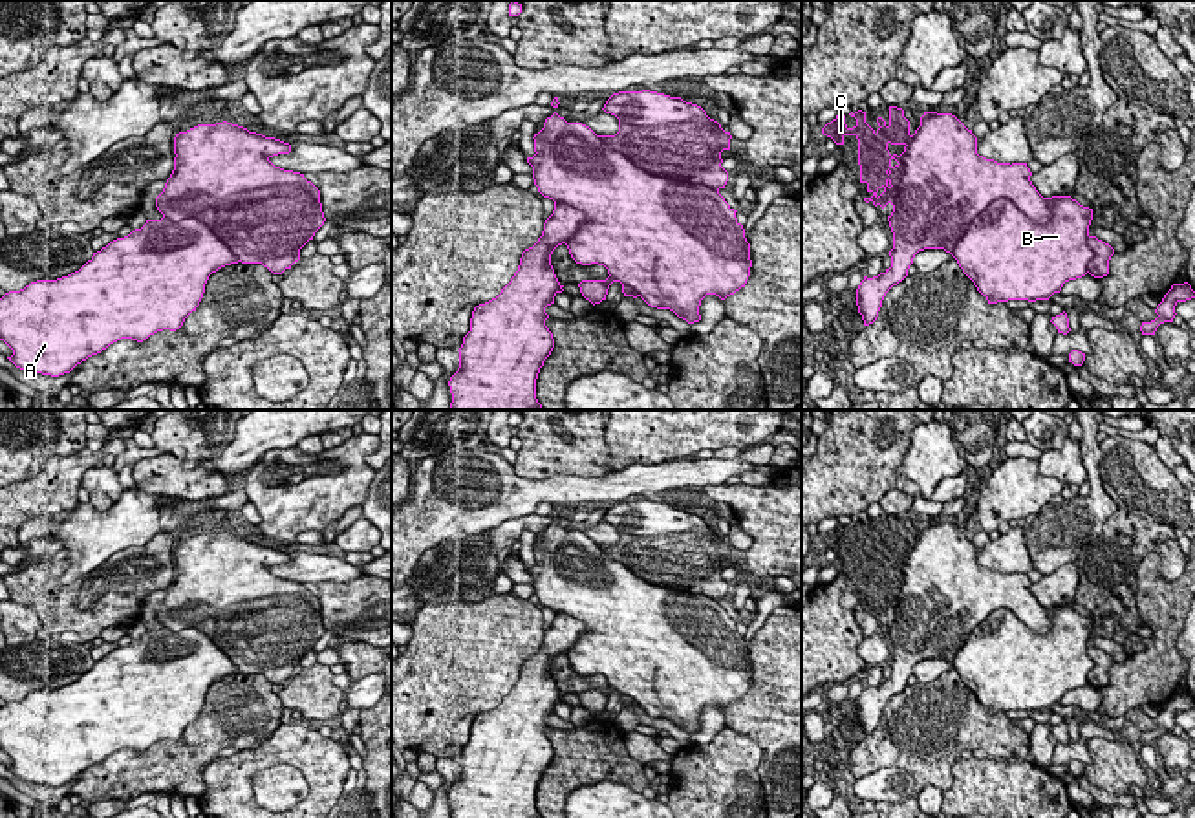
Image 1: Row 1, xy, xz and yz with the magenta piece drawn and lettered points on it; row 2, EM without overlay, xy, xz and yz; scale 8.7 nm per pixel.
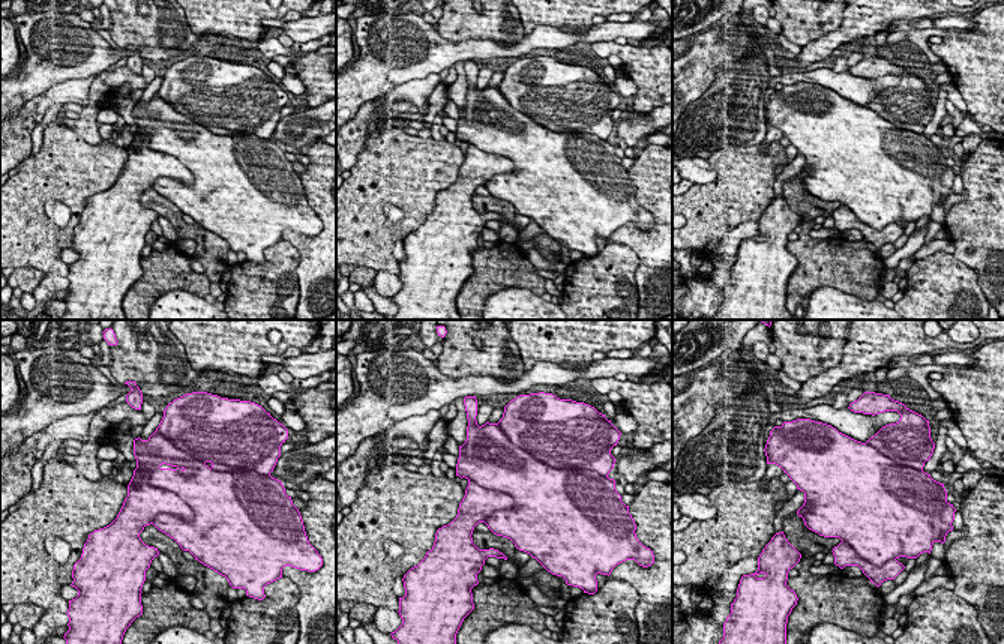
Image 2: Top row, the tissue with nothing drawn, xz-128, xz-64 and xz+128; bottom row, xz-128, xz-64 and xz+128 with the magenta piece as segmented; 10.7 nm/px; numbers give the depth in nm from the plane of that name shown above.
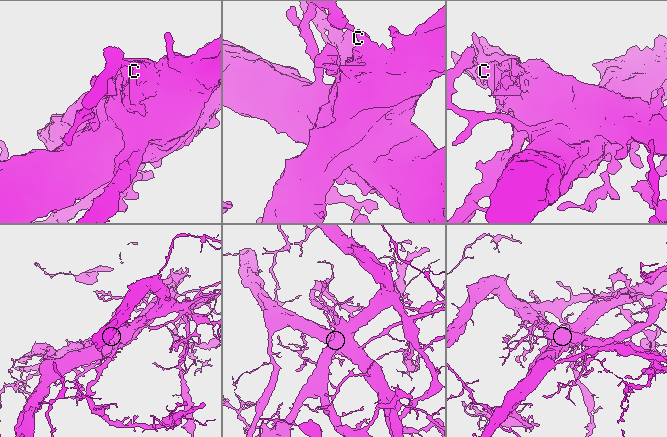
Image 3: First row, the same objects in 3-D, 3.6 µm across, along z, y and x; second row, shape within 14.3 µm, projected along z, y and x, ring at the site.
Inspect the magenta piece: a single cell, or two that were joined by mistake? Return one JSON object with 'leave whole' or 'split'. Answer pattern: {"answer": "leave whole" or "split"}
{"answer": "split"}

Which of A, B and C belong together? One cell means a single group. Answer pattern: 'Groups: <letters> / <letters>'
Groups: A B / C

